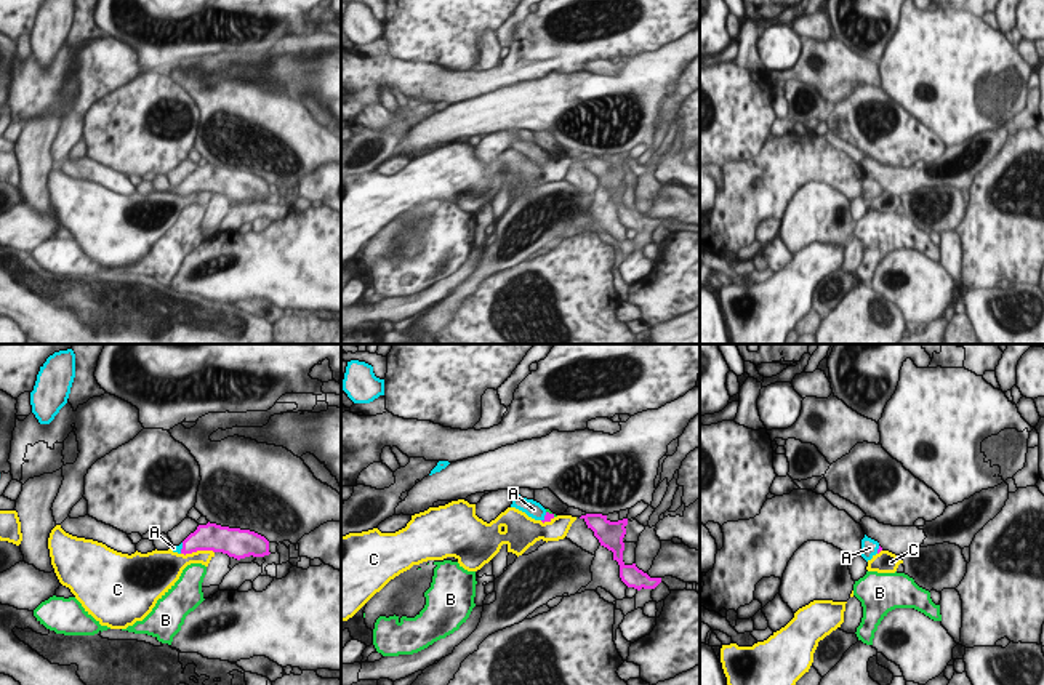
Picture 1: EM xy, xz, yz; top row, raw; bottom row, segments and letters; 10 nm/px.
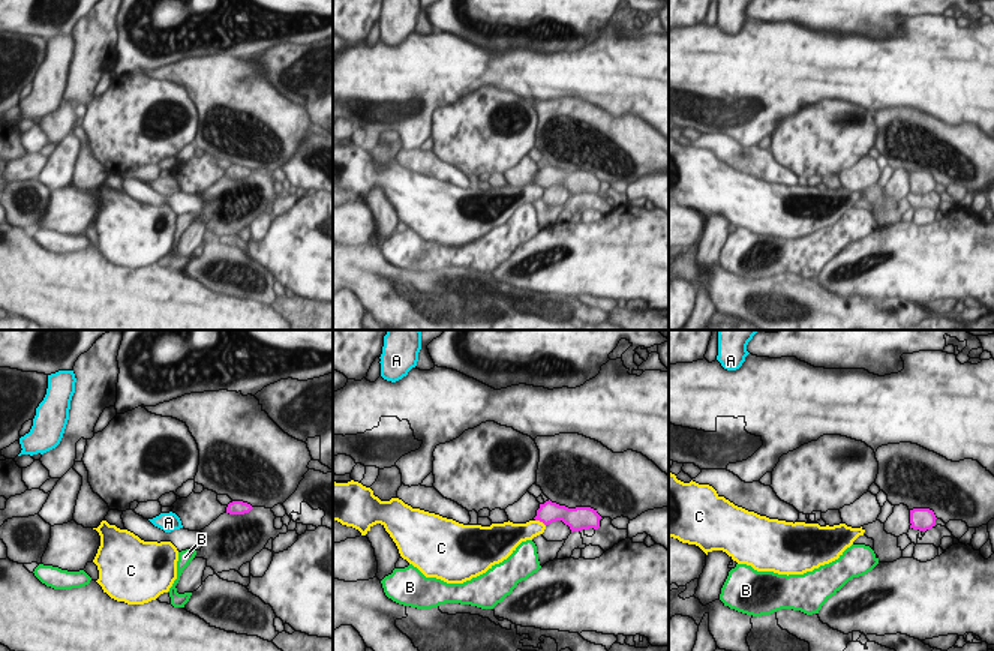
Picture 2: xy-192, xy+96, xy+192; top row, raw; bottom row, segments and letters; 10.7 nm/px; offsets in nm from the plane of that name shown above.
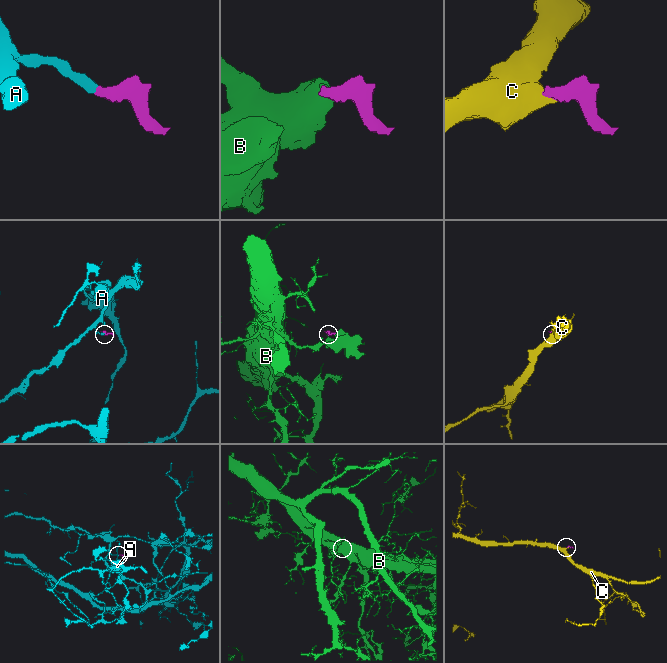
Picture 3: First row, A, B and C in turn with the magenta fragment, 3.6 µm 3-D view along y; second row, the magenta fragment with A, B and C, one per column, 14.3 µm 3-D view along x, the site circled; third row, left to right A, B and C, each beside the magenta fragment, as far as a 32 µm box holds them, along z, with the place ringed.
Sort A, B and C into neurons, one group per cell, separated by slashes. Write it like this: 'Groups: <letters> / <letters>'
Groups: A / B / C.

